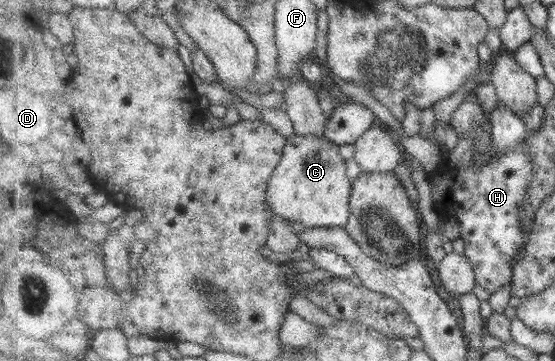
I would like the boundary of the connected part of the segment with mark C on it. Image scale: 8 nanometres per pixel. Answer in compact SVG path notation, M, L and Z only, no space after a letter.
M312 134L287 138L284 148L284 158L277 165L268 190L268 205L273 214L292 222L300 222L306 228L345 227L348 224L350 198L353 190L353 180L347 176L347 162L339 154L339 145L333 141Z

